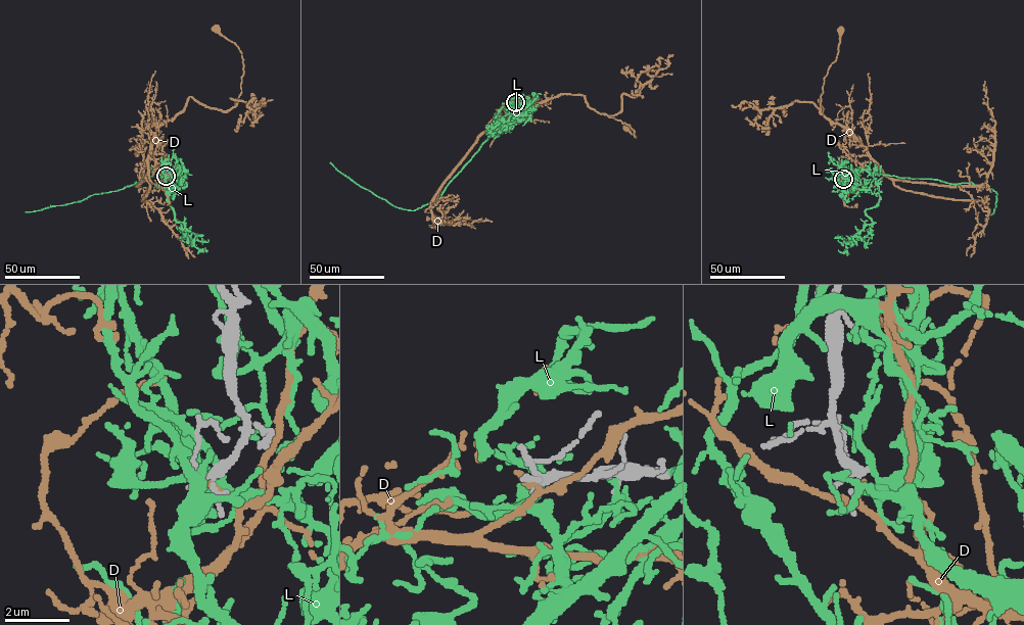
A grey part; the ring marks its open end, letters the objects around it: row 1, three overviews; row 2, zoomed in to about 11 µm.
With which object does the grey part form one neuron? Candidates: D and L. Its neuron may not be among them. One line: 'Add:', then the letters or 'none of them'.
Add: none of them

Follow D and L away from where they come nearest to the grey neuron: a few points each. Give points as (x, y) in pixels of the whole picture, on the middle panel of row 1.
D: (515, 102), (486, 129), (547, 99), (570, 94), (585, 95), (589, 107), (630, 125), (636, 137), (627, 129)
L: (515, 102), (516, 107), (509, 117), (497, 125), (439, 196), (413, 210), (393, 206), (361, 187), (330, 162)

